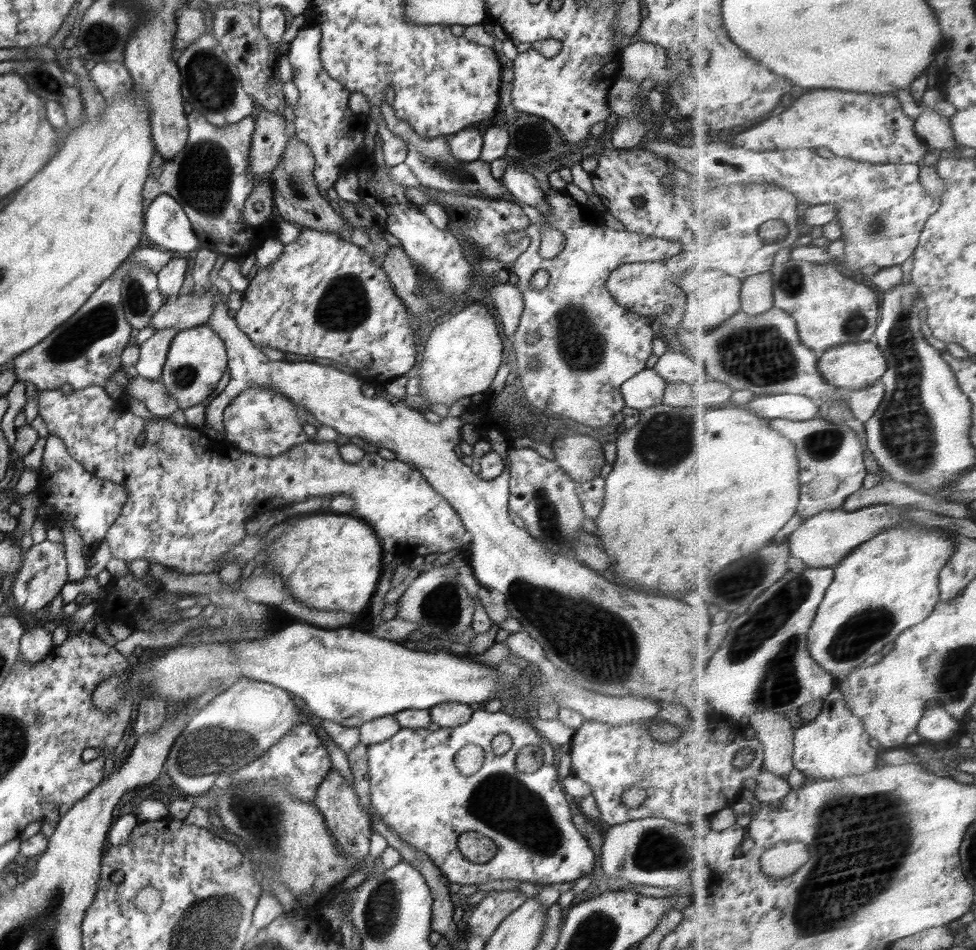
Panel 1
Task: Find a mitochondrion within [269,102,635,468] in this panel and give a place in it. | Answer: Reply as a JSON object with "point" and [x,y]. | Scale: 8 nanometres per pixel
{"point":[583,348]}

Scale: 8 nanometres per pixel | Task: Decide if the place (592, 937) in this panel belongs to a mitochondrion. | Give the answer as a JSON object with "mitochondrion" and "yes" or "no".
{"mitochondrion":"yes"}

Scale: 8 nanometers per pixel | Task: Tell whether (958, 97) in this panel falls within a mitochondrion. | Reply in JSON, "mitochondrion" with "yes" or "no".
{"mitochondrion":"no"}

